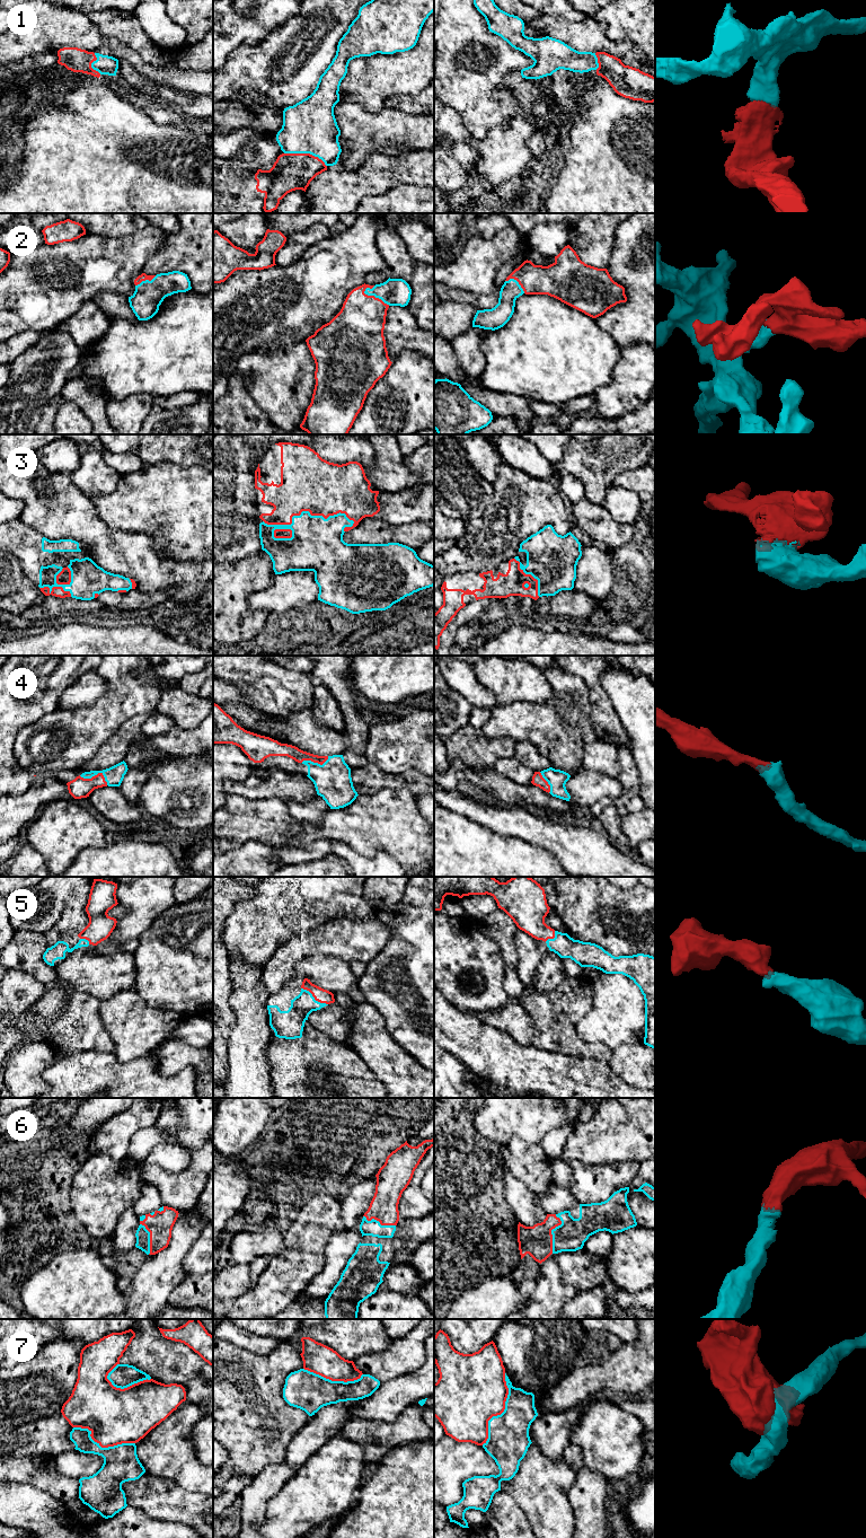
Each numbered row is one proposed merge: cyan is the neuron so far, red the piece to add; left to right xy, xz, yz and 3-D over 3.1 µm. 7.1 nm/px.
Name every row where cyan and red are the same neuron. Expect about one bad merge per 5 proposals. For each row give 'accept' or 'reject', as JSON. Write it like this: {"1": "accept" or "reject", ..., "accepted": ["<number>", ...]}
{"1": "accept", "2": "accept", "3": "accept", "4": "accept", "5": "accept", "6": "accept", "7": "reject", "accepted": ["1", "2", "3", "4", "5", "6"]}

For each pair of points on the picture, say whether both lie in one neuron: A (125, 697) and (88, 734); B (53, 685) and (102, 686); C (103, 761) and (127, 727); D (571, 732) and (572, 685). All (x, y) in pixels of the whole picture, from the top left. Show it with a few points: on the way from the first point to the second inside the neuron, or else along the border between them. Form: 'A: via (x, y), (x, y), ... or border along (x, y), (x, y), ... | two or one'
A: via (116, 706), (97, 724) | one
B: border along (94, 670), (87, 670), (68, 686), (56, 708) | two
C: via (111, 753), (124, 735) | one
D: via (571, 721), (571, 696) | one

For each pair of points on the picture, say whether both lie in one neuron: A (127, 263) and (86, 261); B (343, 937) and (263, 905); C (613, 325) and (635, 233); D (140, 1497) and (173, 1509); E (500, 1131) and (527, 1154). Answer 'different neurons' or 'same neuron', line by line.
A: same neuron
B: different neurons
C: same neuron
D: same neuron
E: different neurons

